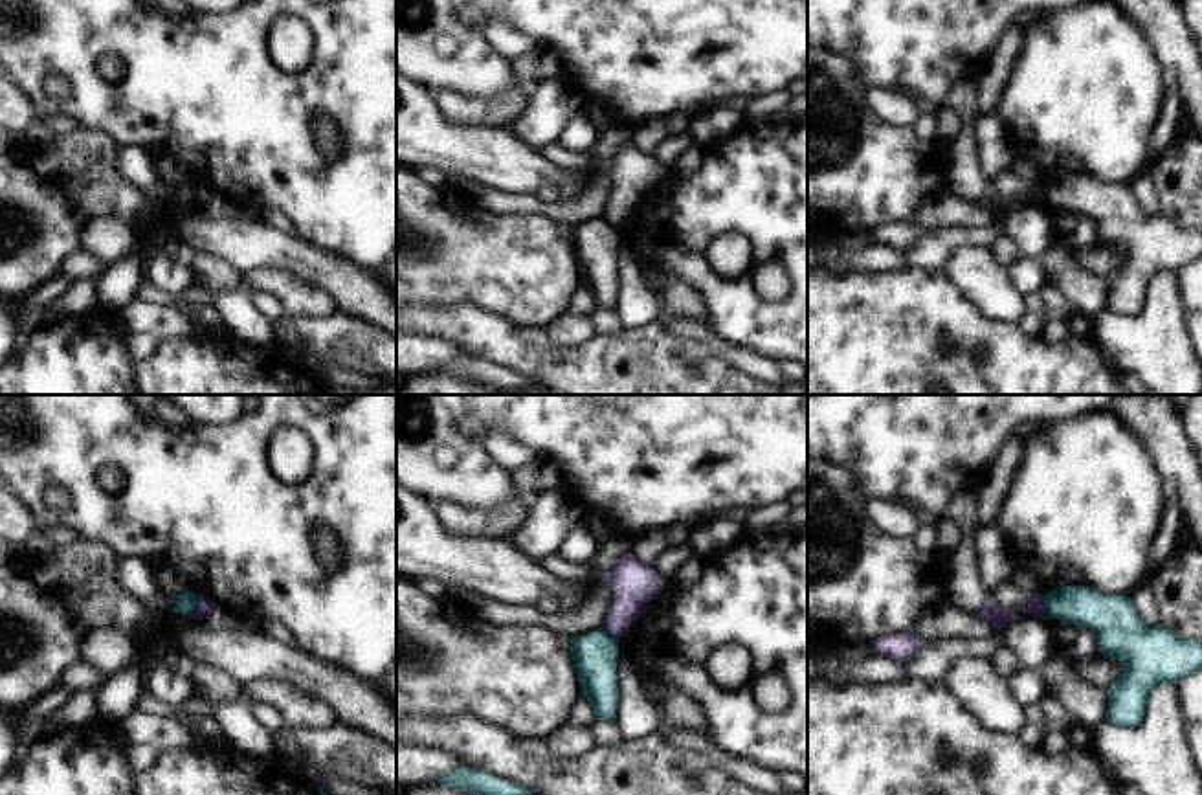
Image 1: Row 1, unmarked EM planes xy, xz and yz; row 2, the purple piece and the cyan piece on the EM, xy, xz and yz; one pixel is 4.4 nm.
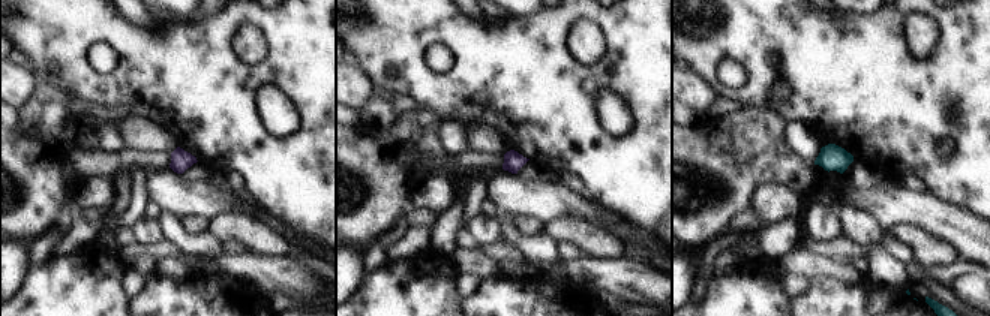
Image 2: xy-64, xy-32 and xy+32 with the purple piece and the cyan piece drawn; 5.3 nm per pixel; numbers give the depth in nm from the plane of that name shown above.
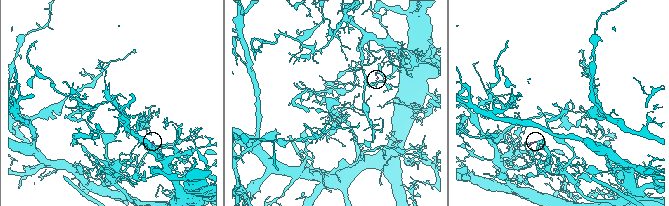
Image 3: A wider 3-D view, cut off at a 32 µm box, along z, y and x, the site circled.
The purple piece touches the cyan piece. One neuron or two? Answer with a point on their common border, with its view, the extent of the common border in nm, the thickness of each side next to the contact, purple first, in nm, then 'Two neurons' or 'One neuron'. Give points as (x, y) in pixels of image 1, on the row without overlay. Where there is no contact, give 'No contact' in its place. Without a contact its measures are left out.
Touches purple at yz (1045, 197). Shared border 110 nm. Thickness 80 nm (purple) against 180 nm. Two neurons.

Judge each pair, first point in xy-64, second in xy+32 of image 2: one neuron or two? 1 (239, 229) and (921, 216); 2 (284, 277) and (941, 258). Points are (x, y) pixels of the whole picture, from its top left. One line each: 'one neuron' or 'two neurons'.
1: two neurons
2: two neurons

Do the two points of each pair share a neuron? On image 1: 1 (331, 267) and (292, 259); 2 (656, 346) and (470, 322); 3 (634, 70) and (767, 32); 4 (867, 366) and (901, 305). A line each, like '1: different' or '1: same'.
1: same
2: same
3: same
4: same

